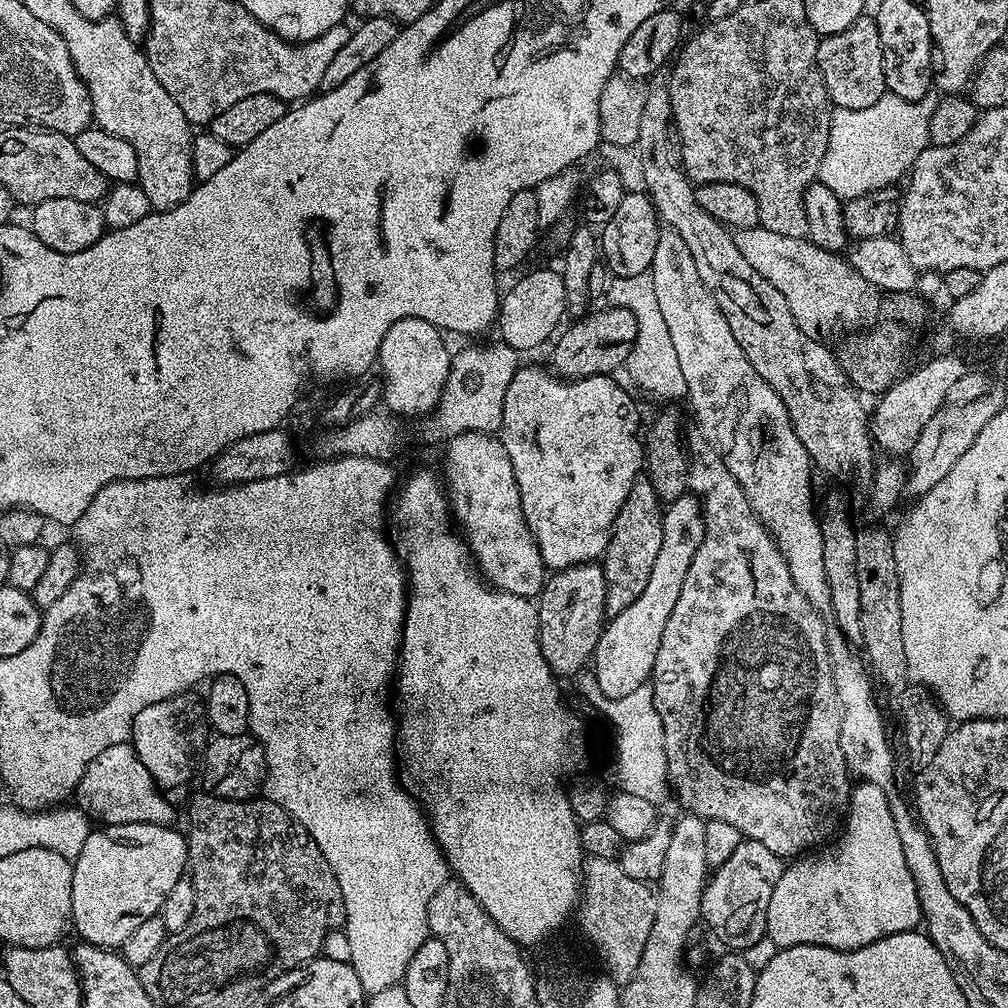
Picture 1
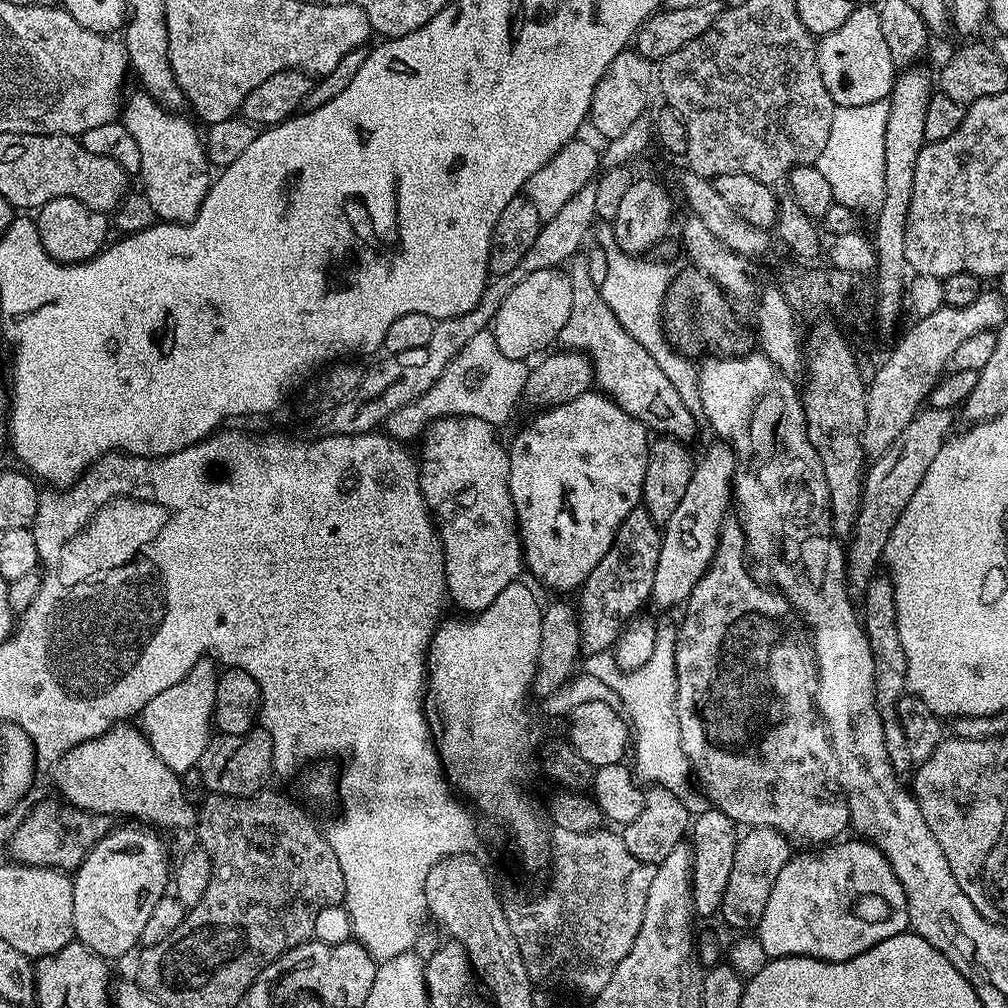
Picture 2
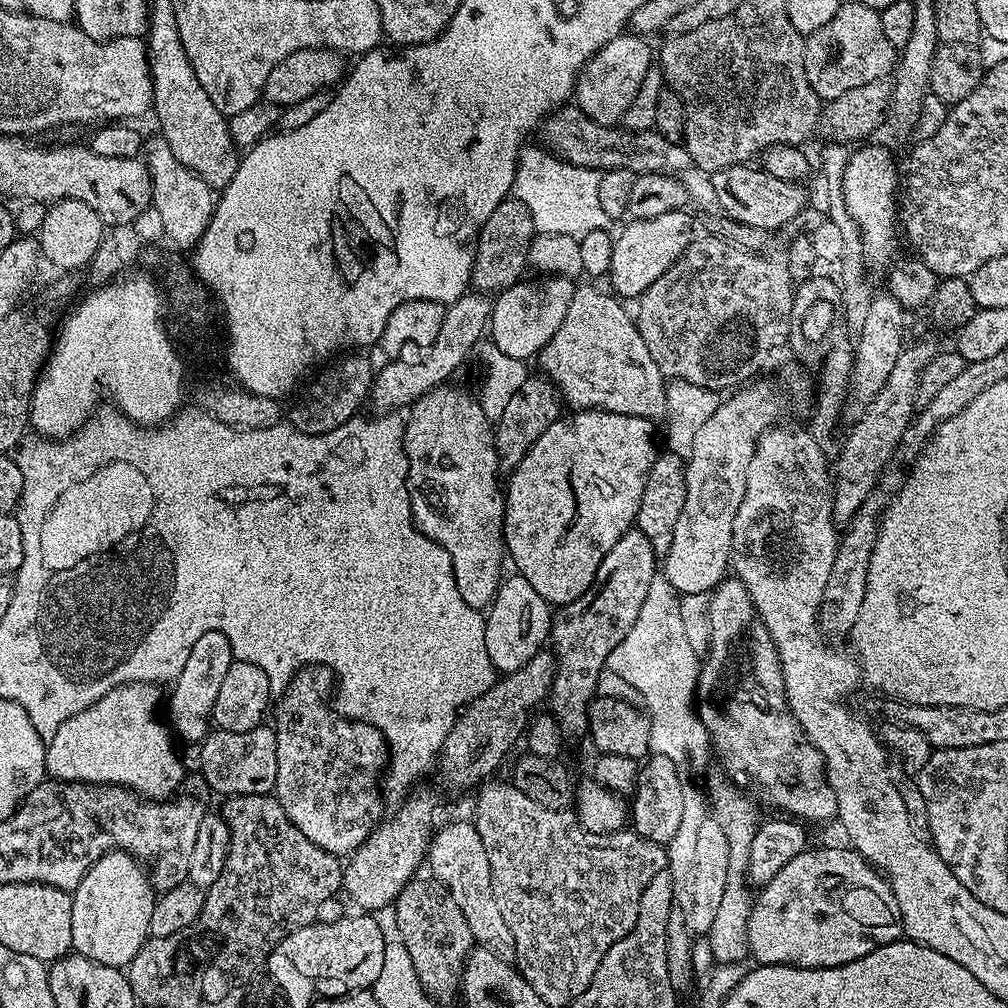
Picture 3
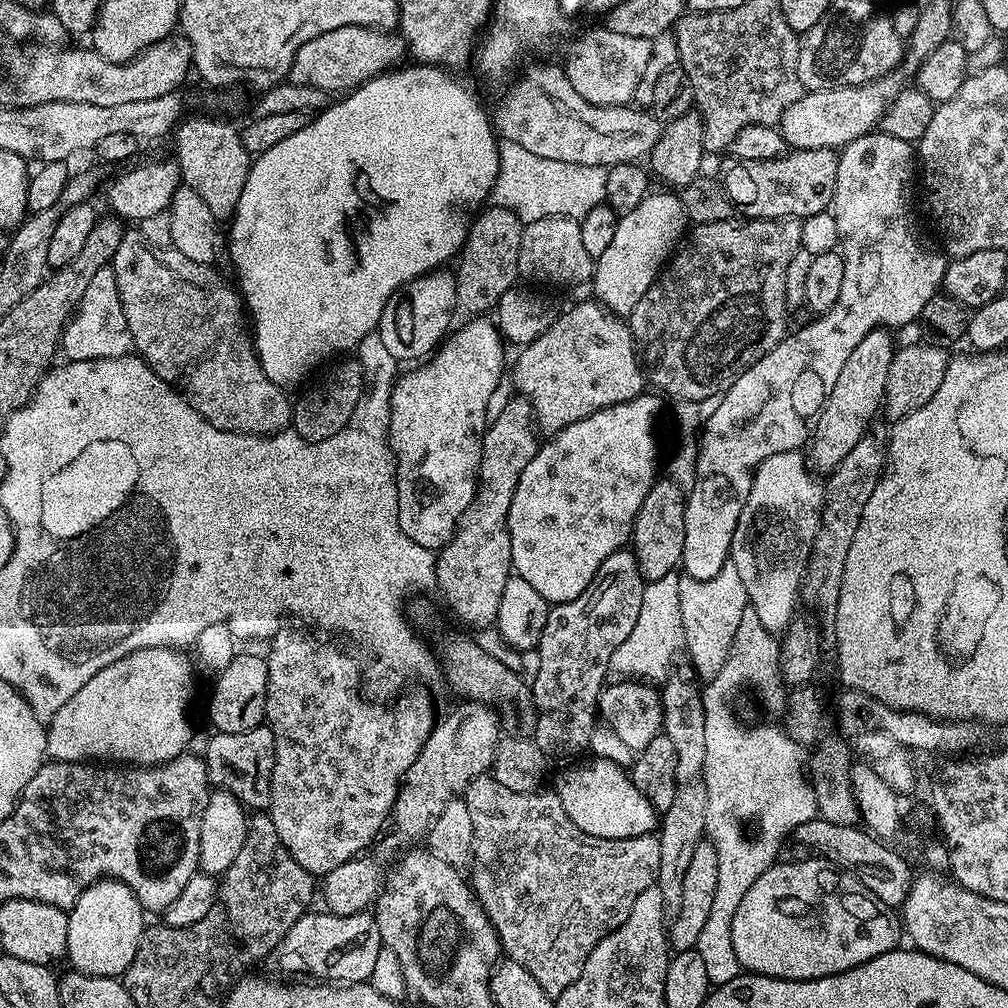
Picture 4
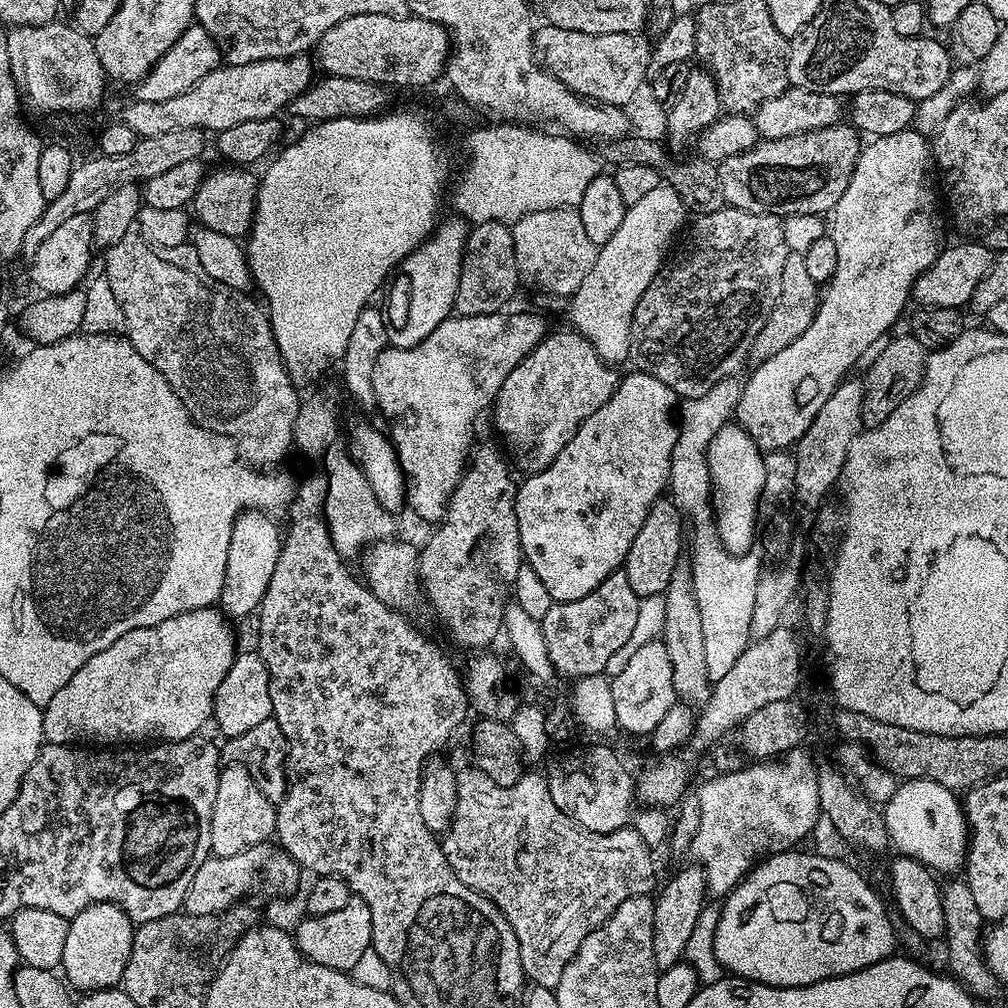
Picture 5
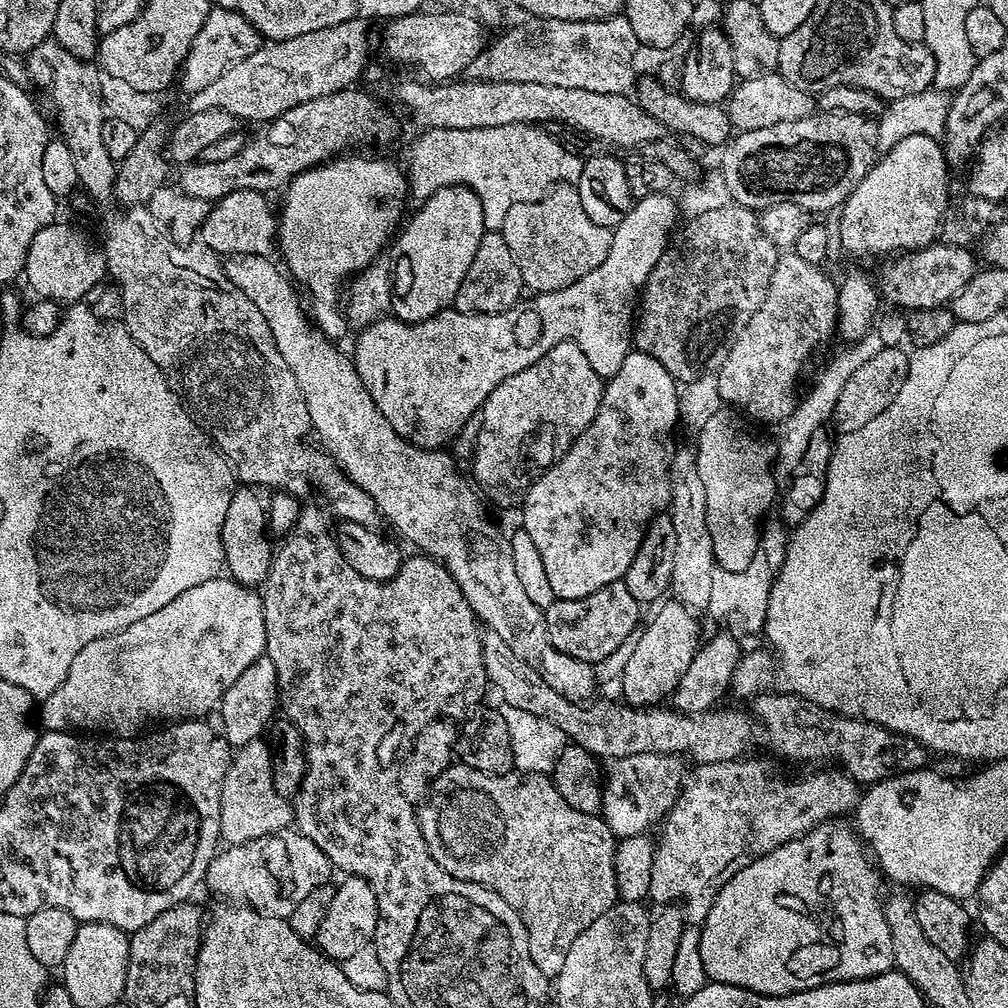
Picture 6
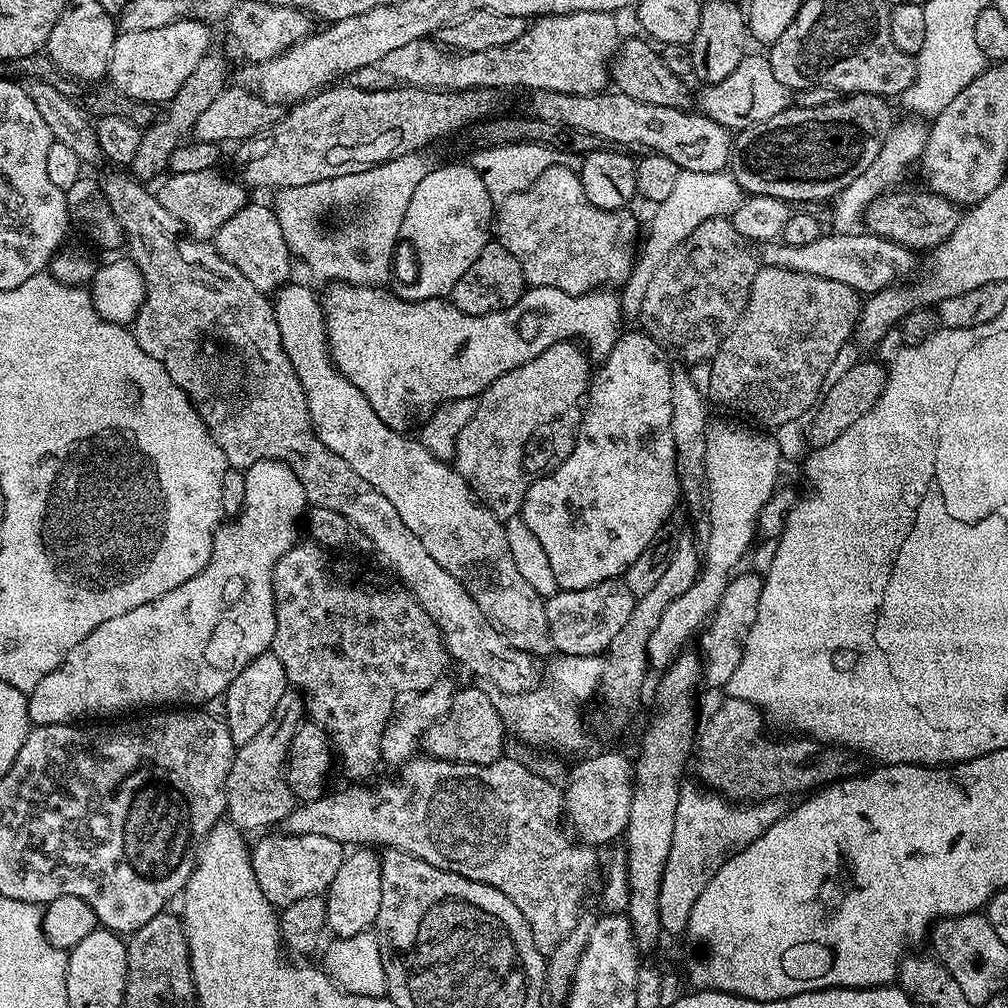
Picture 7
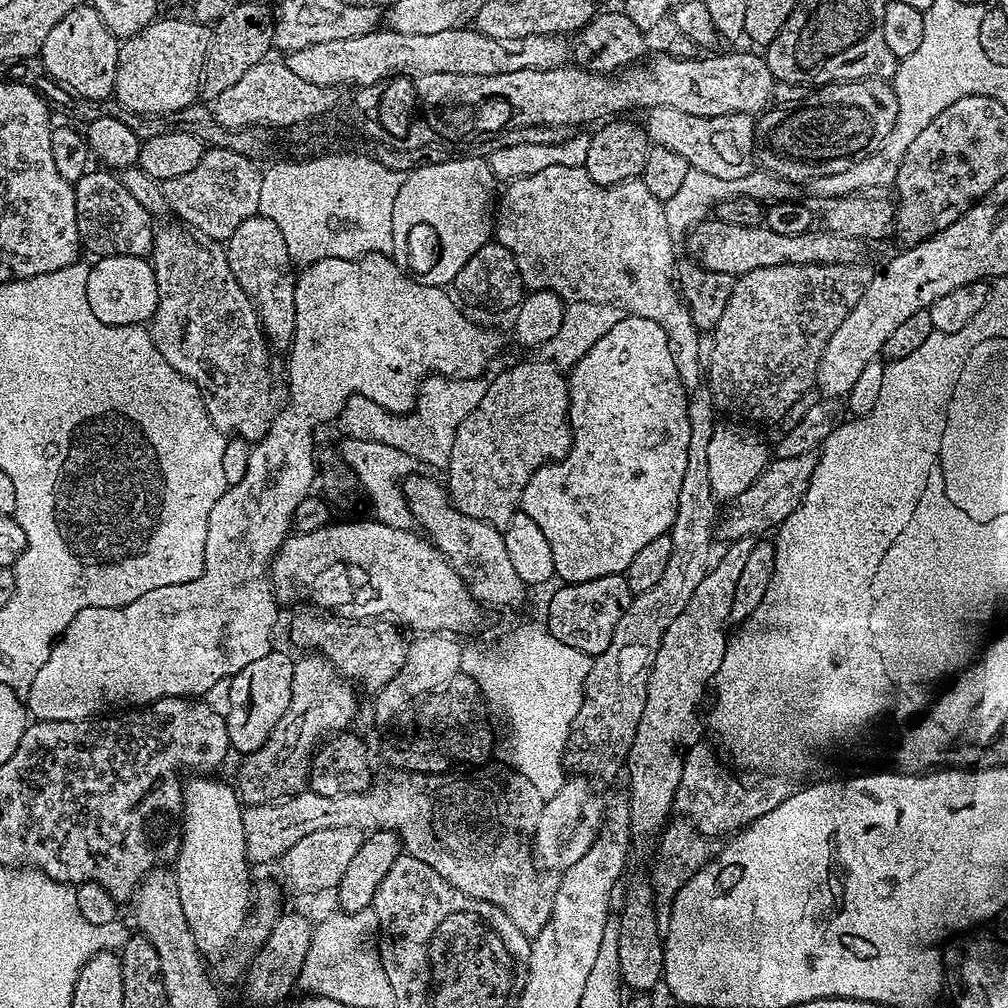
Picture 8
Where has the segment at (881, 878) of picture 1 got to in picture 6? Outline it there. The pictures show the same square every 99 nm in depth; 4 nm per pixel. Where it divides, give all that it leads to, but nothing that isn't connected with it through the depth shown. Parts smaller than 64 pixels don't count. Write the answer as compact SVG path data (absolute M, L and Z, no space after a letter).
M828 818L823 822L802 833L784 845L770 850L764 856L749 861L740 868L722 886L718 898L714 898L714 906L710 906L710 914L704 919L700 929L702 966L705 967L707 979L714 984L729 984L739 988L749 988L763 996L785 996L795 992L805 992L820 984L837 984L843 980L865 980L871 976L881 976L883 972L893 971L892 943L890 942L890 926L886 926L886 918L882 914L882 892L876 889L872 881L872 864L860 845L860 840L836 818Z

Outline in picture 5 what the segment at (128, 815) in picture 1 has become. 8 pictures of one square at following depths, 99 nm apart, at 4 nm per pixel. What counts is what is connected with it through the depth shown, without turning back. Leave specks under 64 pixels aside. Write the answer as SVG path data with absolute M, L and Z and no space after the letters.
M215 607L195 608L193 612L183 612L174 618L166 618L166 622L158 622L158 626L146 626L122 634L122 638L118 638L118 642L106 646L106 650L98 650L98 654L94 654L94 658L90 658L90 662L81 666L74 674L74 678L70 678L70 682L66 682L66 686L62 686L62 690L58 690L58 694L54 694L54 698L50 698L50 702L43 705L45 741L50 744L75 745L77 742L97 740L100 743L97 745L100 746L124 746L129 742L167 742L169 740L185 740L197 735L201 731L200 727L207 720L209 723L213 719L212 703L216 697L216 691L218 686L222 686L222 678L226 678L238 651L236 636L228 624L232 625L229 617Z

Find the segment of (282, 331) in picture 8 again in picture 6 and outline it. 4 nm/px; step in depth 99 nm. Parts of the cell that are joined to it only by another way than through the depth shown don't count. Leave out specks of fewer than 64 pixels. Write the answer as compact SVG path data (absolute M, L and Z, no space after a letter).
M234 190L234 194L226 194L221 200L209 209L208 217L204 220L198 233L199 243L205 244L210 250L214 250L217 257L230 256L266 256L271 257L278 248L278 220L274 215L274 208L268 205L269 197L262 192L254 190Z

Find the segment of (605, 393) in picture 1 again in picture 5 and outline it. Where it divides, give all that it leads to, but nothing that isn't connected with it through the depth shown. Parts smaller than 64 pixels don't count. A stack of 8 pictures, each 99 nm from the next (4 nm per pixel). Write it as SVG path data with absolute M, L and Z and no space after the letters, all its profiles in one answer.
M632 370L616 385L614 394L566 442L562 454L540 472L533 472L516 490L516 517L520 550L527 567L542 578L542 586L554 602L570 602L590 594L611 572L623 565L650 506L661 499L668 487L668 471L675 440L679 437L678 420L672 417L678 397L649 372Z

